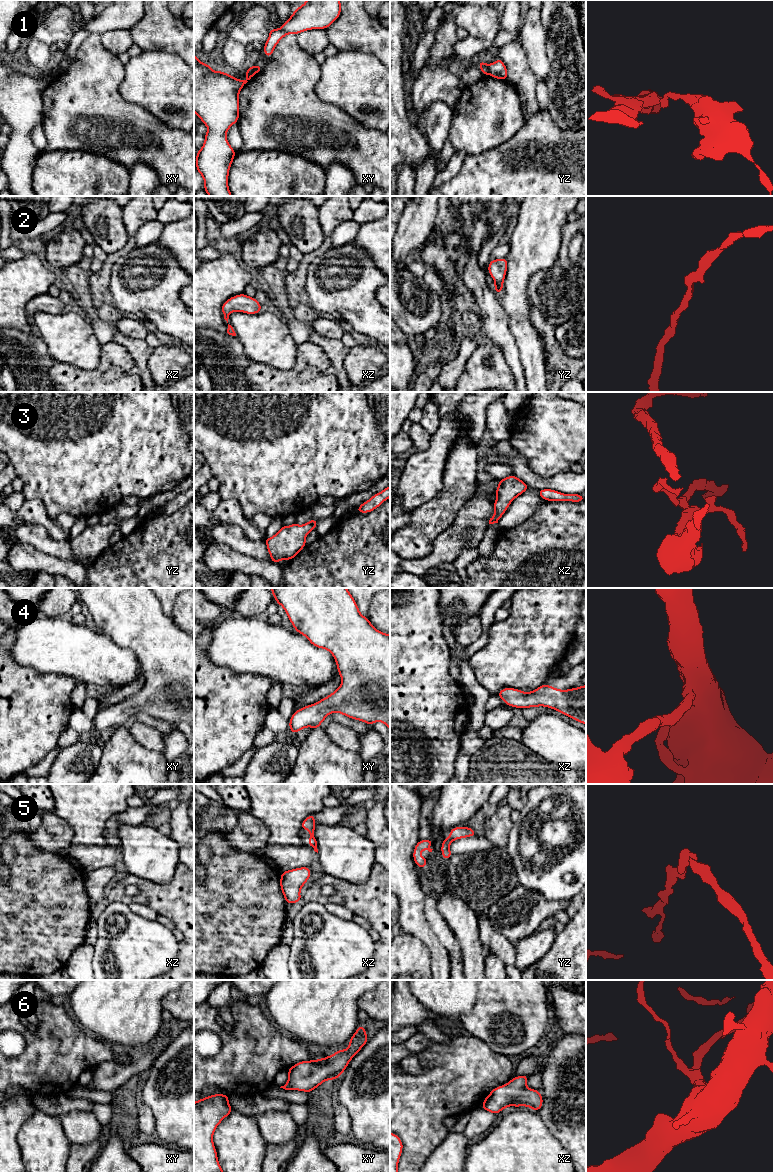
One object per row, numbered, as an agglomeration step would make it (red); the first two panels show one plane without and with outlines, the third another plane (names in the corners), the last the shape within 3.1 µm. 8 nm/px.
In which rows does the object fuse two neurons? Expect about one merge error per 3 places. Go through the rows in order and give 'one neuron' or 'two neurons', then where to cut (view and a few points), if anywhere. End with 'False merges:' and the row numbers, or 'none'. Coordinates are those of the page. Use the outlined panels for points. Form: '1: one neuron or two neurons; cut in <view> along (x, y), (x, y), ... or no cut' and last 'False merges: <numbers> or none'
1: two neurons; cut in yz along (487, 65), (488, 73)
2: one neuron; no cut
3: one neuron; no cut
4: one neuron; no cut
5: two neurons; cut in yz along (448, 837), (452, 840)
6: one neuron; no cut
False merges: 1, 5

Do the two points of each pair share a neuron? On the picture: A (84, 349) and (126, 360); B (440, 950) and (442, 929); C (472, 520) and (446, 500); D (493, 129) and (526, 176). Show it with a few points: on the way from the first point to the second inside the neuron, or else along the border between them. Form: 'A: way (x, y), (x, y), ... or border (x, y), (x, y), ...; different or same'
A: border (102, 345), (98, 365), (93, 369), (84, 370); different
B: border (429, 924), (439, 942), (448, 951), (450, 966); different
C: border (471, 497), (460, 508), (455, 519), (446, 529); different
D: border (520, 127), (510, 138), (481, 153); different

